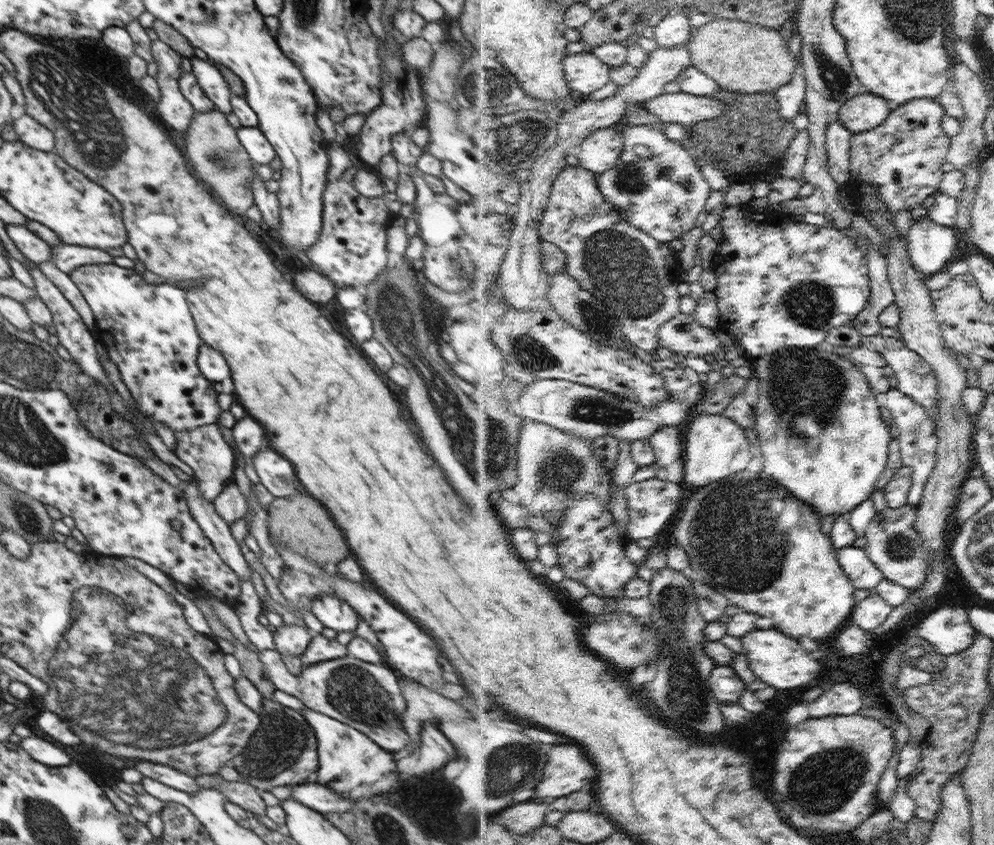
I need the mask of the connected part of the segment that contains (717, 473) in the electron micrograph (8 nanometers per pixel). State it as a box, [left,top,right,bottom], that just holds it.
[684,412,754,488]

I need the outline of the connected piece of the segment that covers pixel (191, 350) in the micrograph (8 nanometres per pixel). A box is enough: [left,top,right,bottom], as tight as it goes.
[69,263,223,432]

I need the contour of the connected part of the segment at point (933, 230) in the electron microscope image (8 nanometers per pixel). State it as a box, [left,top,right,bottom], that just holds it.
[909,215,956,277]

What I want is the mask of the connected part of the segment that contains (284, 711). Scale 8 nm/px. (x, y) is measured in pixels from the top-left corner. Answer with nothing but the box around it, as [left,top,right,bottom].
[231,699,319,791]

